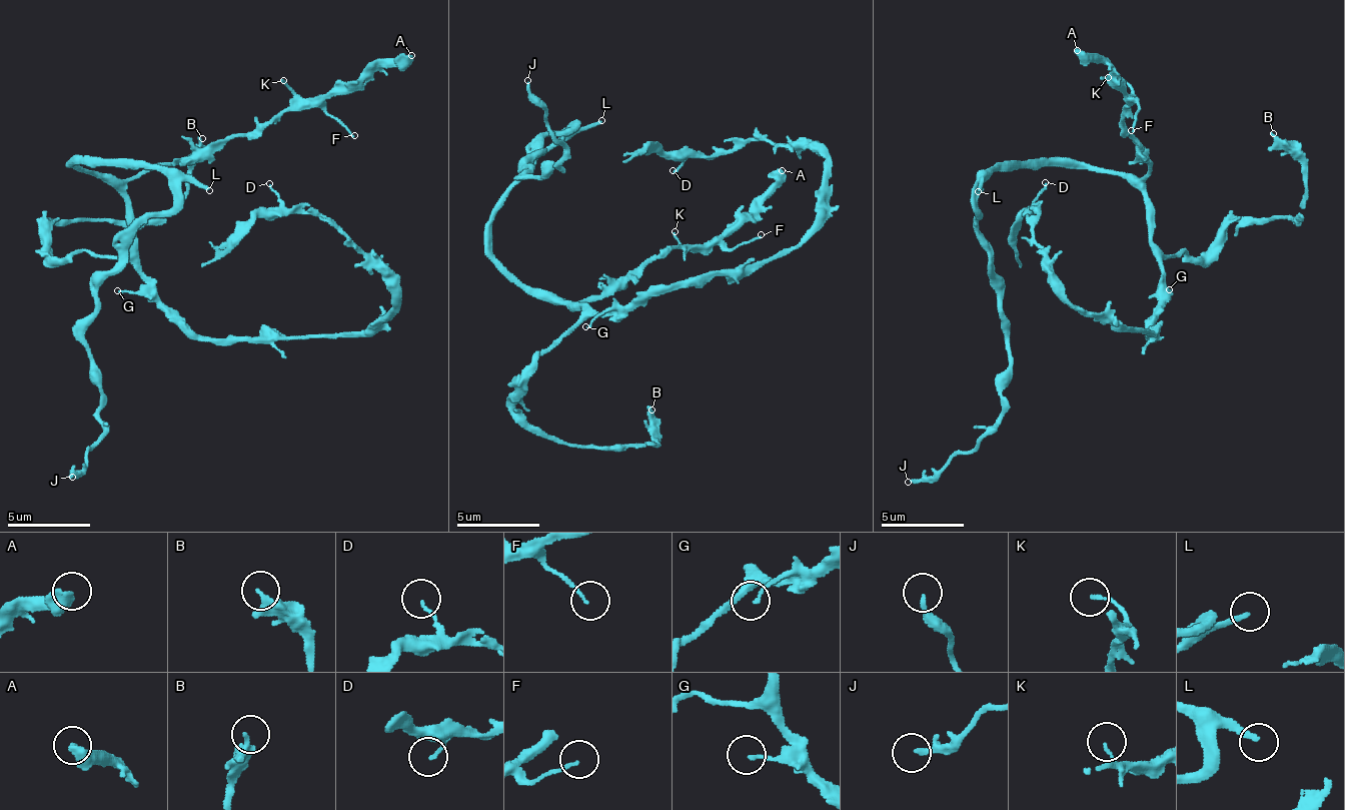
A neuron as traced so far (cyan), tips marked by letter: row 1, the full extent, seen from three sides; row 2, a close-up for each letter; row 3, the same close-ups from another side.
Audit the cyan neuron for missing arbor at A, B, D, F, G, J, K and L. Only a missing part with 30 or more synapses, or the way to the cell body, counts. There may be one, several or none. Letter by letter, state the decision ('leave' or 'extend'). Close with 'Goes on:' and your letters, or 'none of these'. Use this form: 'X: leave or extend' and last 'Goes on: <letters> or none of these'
A: leave
B: leave
D: leave
F: leave
G: leave
J: leave
K: leave
L: extend
Goes on: L

